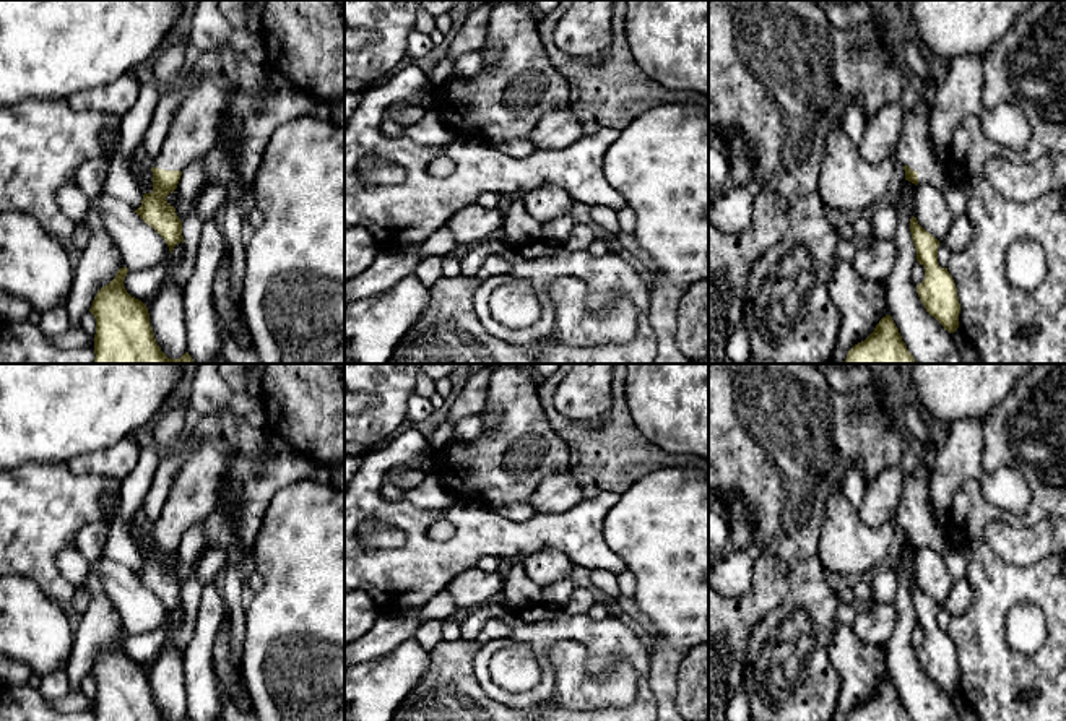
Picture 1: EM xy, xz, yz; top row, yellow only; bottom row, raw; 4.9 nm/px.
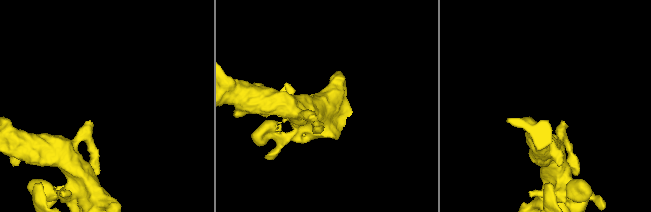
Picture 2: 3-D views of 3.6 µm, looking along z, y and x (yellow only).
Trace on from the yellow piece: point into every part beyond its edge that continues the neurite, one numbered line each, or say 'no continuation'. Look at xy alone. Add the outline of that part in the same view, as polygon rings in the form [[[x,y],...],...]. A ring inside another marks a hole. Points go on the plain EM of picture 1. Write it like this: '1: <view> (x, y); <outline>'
1: xy (197, 486); [[[226,438],[197,443],[176,474],[169,499],[151,531],[184,534],[216,508],[224,473],[237,448]]]

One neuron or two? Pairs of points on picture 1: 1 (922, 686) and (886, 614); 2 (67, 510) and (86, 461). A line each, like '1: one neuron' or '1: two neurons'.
1: two neurons
2: two neurons

